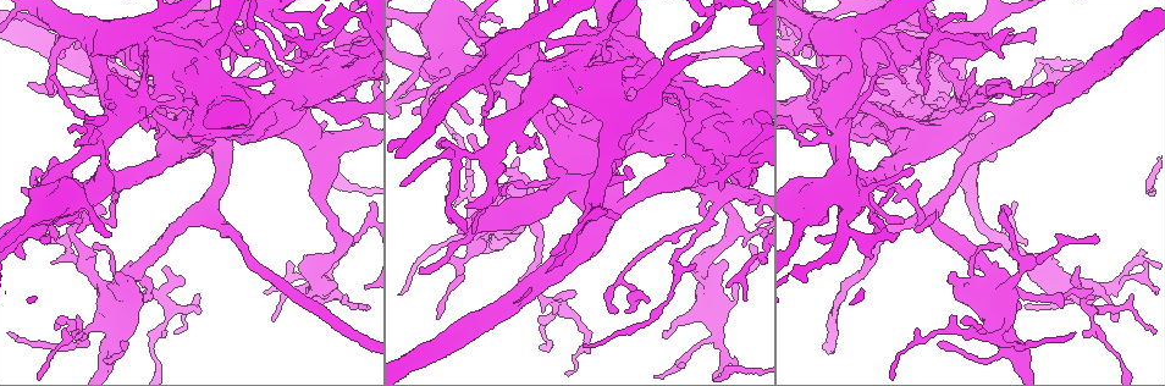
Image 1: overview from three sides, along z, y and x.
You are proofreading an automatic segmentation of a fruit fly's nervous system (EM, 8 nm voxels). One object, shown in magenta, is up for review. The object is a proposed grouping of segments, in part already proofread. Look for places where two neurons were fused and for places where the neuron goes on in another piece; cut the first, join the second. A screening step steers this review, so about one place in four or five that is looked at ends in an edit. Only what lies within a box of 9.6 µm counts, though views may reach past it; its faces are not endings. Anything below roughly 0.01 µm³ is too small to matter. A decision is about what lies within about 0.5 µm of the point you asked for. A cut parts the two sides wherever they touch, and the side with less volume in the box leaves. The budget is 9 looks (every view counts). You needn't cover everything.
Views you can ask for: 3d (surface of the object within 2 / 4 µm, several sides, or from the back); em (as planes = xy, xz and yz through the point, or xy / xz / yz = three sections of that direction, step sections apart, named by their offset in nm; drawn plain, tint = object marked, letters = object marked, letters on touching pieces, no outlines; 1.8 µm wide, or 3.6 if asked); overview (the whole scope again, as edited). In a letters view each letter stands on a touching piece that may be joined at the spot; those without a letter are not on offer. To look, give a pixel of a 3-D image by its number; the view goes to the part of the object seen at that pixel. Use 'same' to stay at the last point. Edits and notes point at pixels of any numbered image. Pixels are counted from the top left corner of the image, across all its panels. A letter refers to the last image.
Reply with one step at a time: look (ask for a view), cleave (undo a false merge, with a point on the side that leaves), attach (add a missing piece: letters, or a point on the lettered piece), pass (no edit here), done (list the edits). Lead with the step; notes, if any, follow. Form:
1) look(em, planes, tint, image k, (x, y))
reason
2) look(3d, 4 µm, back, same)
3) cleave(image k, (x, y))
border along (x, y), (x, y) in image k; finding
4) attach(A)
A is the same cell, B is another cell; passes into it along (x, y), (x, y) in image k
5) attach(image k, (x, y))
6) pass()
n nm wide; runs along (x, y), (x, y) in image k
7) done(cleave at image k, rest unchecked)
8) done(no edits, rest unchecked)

look(em, yz, step 8, plain, image 1, (354, 110))
touches itself

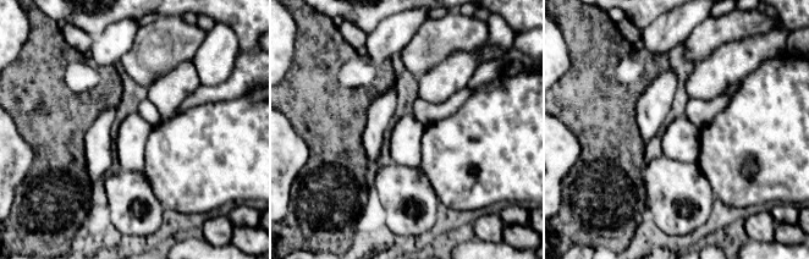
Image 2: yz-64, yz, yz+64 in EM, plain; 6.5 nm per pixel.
look(em, yz, step 8, letters, same)
what lies round it

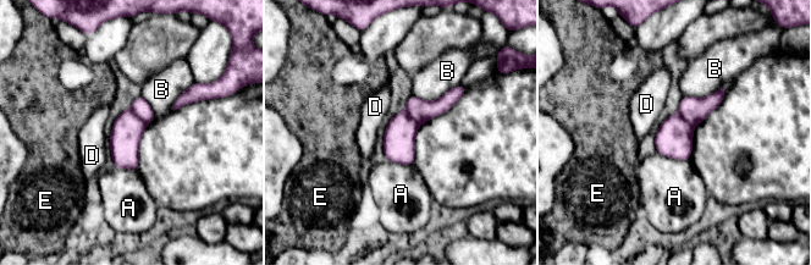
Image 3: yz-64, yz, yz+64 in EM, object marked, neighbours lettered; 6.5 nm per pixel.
cleave(image 3, (127, 130))
200 nm wide; B touches over 340 nm; A, B, D and E are other cells; a second neuron is stuck on

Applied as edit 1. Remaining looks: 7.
look(3d, 4 µm, image 1, (442, 67))
sharp bend

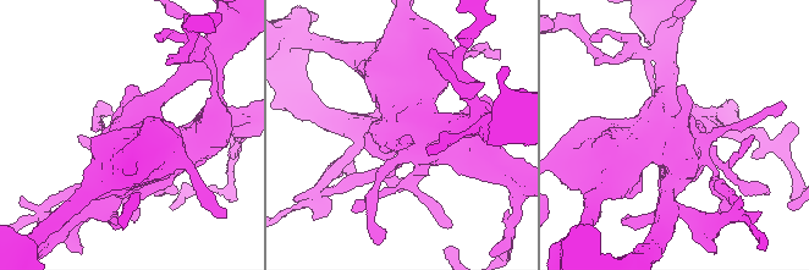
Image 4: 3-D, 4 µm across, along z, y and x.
look(em, planes, tint, image 4, (675, 150))

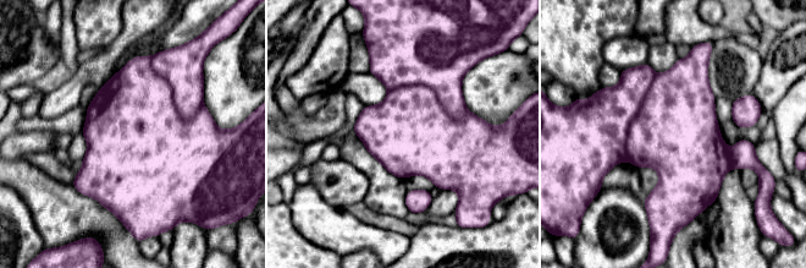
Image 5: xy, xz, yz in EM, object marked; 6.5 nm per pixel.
look(em, planes, letters, same)

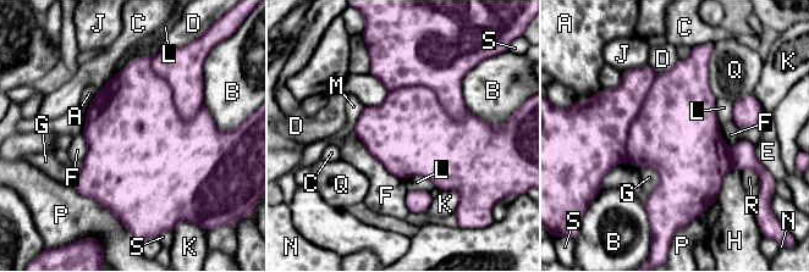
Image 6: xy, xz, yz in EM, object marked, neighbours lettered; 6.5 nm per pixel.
cleave(image 6, (434, 51))
A, B, C, D, E, F, G, H, J, K, L, M, N, P, Q, R and S are other cells; border along (389, 90), (428, 87), (466, 116) in image 6; two neurons meet here

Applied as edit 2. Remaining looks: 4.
look(overview)
redraw

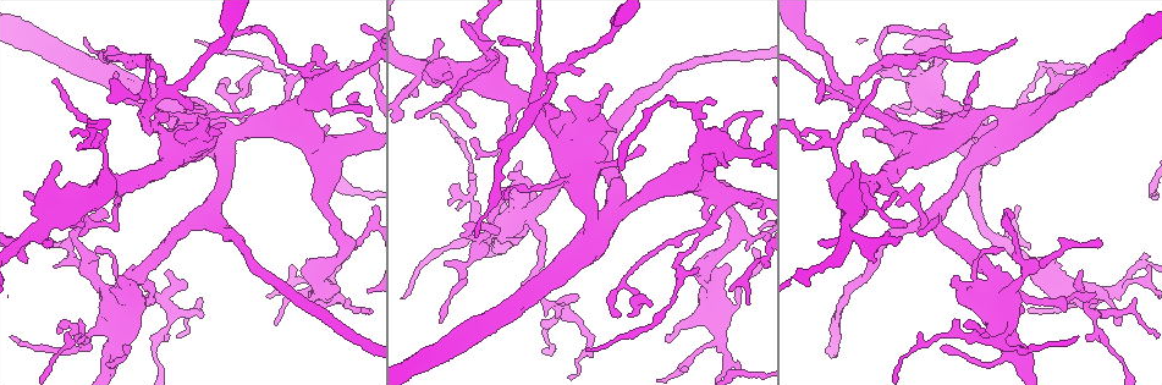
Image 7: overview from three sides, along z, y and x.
look(em, planes, plain, image 7, (138, 277))
small branch off a trunk

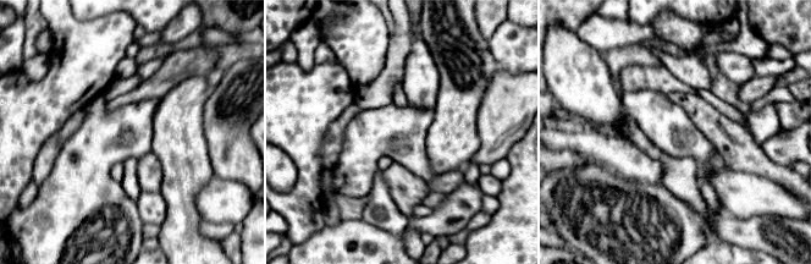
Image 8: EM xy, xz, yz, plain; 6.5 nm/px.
look(em, planes, tint, same)

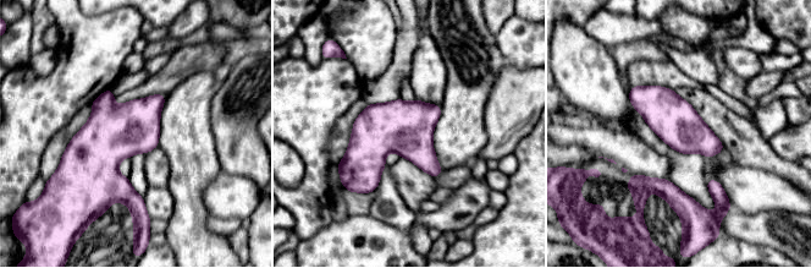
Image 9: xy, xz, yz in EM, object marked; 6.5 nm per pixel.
look(em, planes, letters, same)

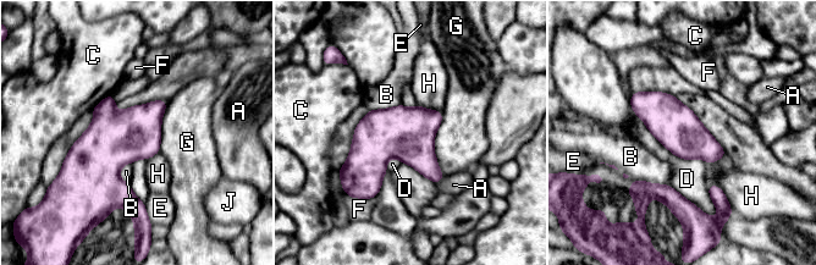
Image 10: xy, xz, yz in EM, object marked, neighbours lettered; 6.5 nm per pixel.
pass()
A, B, C, D, E, F, G, H and J are other cells; all the same neuron

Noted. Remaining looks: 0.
done(cleave at image 3, cleave at image 6, rest unchecked)

